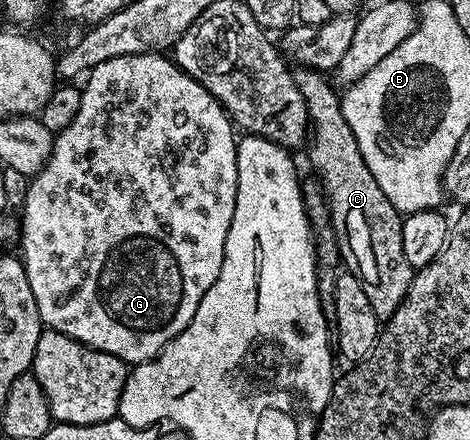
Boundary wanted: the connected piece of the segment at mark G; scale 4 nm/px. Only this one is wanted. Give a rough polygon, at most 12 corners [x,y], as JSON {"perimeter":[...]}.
{"perimeter":[[110,58],[29,179],[41,325],[129,366],[222,270],[228,112]]}

